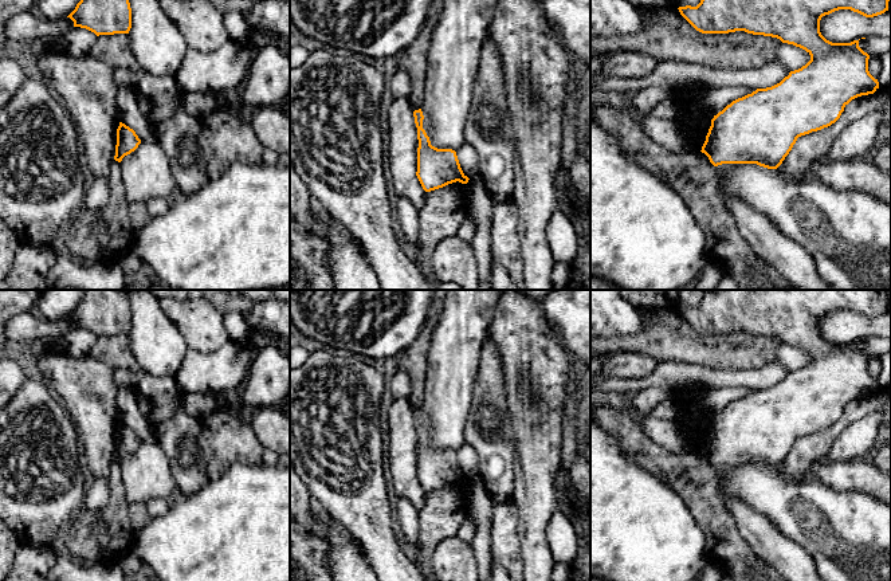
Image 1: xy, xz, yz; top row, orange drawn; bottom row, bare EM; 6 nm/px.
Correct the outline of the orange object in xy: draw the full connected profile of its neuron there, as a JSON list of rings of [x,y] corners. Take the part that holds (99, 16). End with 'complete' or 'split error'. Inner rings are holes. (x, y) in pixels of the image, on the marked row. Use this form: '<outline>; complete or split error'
[[[81,0],[67,16],[74,27],[99,35],[129,34],[132,8],[129,0]]]; complete

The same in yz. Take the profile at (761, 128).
[[[700,0],[696,7],[679,7],[680,15],[702,34],[729,34],[745,31],[780,39],[805,50],[810,60],[798,70],[790,71],[780,83],[757,89],[751,94],[733,101],[711,119],[711,126],[702,146],[714,166],[722,164],[757,164],[768,169],[777,169],[792,150],[797,138],[821,130],[835,123],[844,107],[855,98],[874,94],[879,82],[868,71],[870,55],[859,47],[859,40],[851,43],[832,43],[820,32],[820,20],[839,9],[851,9],[866,17],[874,17],[888,11],[890,0]]]; complete

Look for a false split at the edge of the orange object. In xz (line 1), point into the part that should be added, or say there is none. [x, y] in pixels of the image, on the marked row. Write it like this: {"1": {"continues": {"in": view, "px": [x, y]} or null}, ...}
{"1": {"continues": null}}

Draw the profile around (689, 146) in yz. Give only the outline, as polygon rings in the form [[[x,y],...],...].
[[[676,125],[676,131],[678,131],[679,137],[680,137],[684,154],[690,154],[690,153],[698,152],[698,149],[690,141],[688,136],[686,134],[686,131],[679,125]]]

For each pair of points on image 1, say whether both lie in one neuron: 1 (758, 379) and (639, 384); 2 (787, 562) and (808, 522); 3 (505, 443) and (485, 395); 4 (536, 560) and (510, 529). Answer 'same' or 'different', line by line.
1: same
2: different
3: same
4: different

